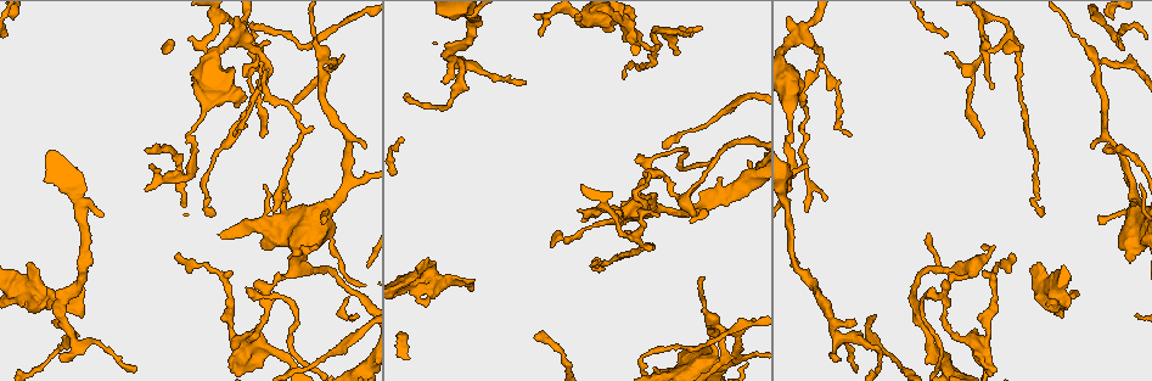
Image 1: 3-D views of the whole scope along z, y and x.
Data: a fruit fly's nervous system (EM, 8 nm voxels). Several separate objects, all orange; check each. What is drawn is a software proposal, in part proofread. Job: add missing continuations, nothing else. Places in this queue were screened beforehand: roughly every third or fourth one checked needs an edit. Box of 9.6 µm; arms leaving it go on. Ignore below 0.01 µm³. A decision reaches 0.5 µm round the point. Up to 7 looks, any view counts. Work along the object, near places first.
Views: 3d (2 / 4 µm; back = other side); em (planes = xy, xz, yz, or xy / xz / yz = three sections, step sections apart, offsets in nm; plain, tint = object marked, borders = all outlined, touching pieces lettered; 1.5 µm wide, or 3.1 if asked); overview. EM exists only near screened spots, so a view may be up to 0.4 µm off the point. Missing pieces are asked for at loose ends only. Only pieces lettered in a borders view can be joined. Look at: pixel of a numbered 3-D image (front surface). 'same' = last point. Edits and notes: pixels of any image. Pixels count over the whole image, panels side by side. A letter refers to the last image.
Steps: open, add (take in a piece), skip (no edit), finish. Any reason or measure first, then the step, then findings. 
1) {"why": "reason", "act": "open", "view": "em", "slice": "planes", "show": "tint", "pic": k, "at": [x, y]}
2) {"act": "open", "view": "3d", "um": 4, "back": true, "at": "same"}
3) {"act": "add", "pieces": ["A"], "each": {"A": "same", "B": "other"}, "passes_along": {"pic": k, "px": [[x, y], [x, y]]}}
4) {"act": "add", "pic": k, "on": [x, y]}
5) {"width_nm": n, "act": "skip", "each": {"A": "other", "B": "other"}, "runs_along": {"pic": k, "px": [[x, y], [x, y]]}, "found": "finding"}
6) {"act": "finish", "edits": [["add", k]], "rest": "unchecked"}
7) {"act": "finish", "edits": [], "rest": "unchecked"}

{"why": "long arm stops here", "act": "open", "view": "3d", "um": 2, "pic": 1, "at": [567, 243]}

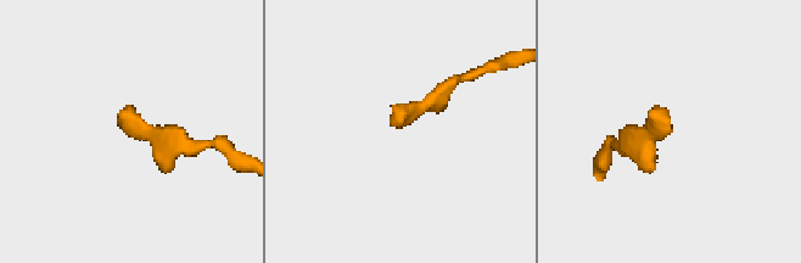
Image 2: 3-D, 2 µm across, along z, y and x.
{"act": "open", "view": "em", "slice": "planes", "show": "plain", "pic": 2, "at": [666, 109]}

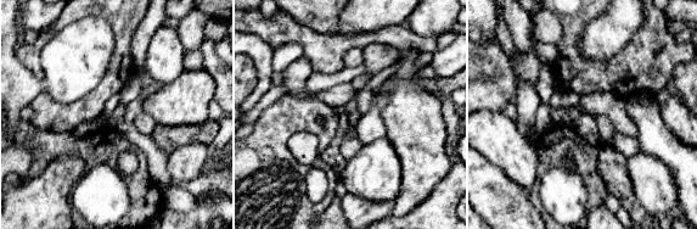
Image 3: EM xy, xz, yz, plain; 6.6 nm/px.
{"act": "open", "view": "em", "slice": "planes", "show": "borders", "at": "same"}

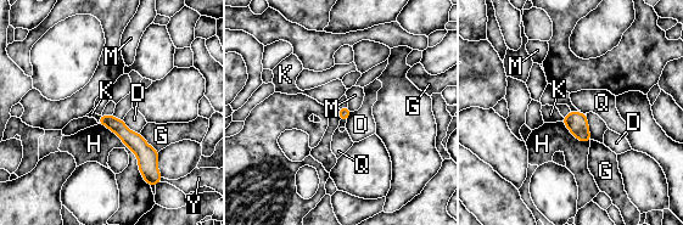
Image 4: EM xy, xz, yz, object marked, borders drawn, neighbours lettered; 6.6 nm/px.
{"act": "skip", "each": {"D": "other", "G": "other", "H": "other", "K": "other", "M": "other", "Q": "other", "Y": "other"}, "border": {"pic": 4, "px": [[340, 119], [346, 121]]}, "found": "no lettered piece goes on from it"}

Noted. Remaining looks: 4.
{"why": "tapers out", "act": "open", "view": "em", "slice": "xy", "step": 4, "show": "tint", "pic": 1, "at": [980, 246]}

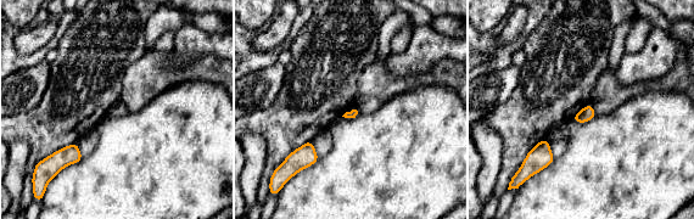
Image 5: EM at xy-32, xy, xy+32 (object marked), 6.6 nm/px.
{"act": "open", "view": "em", "slice": "planes", "show": "borders", "at": "same"}

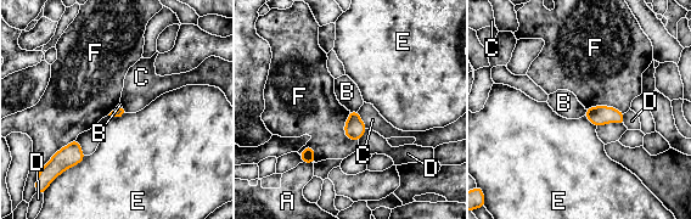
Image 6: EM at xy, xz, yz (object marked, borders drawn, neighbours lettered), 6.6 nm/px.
{"act": "skip", "each": {"A": "other", "B": "other", "C": "other", "D": "other", "E": "other", "F": "other"}, "border": {"pic": 6, "px": [[357, 110], [350, 112]]}, "found": "none of them fits"}

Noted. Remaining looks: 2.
{"why": "branch stops here", "act": "open", "view": "em", "slice": "yz", "step": 4, "show": "tint", "pic": 1, "at": [444, 80]}

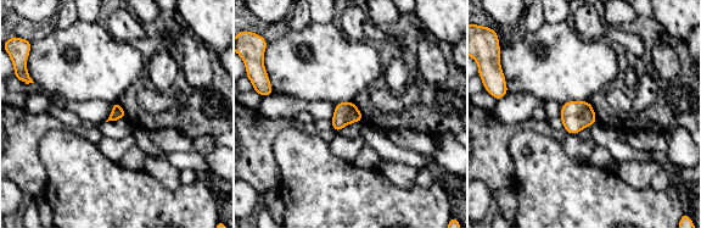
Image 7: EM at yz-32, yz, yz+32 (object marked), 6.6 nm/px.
{"act": "open", "view": "em", "slice": "planes", "show": "borders", "at": "same"}

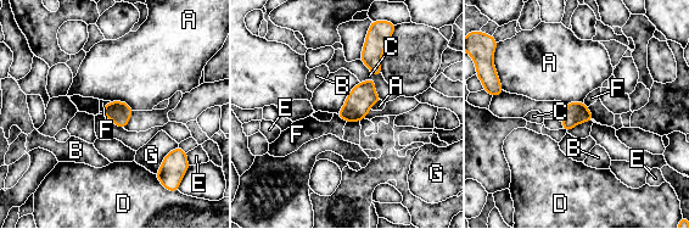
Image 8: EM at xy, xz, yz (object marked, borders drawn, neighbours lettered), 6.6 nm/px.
{"width_nm": 150, "longest_contact_nm": ["C", 300], "act": "skip", "each": {"A": "other", "B": "other", "C": "other", "D": "other", "E": "other", "F": "other", "G": "other"}, "found": "no lettered piece goes on from it"}

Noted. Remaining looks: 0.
{"act": "finish", "edits": [], "rest": "unchecked"}

